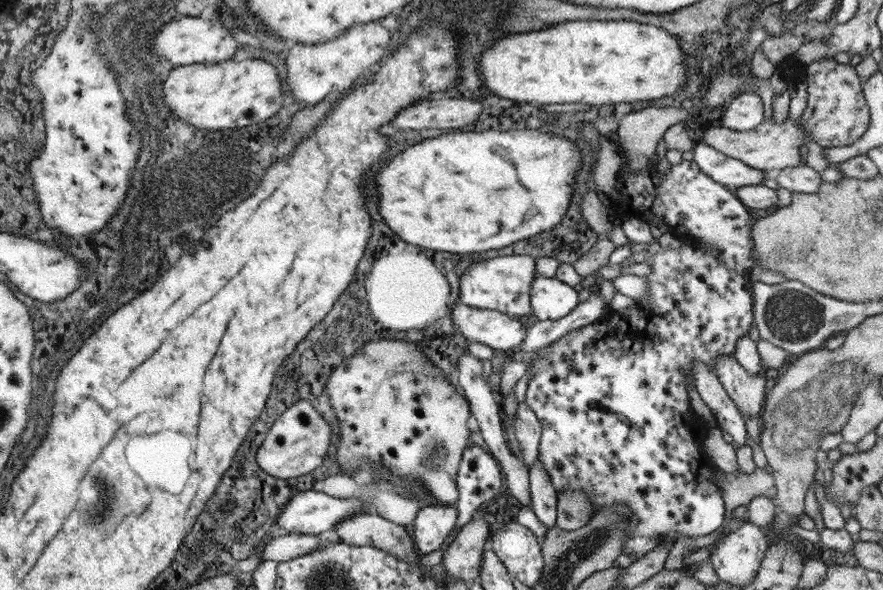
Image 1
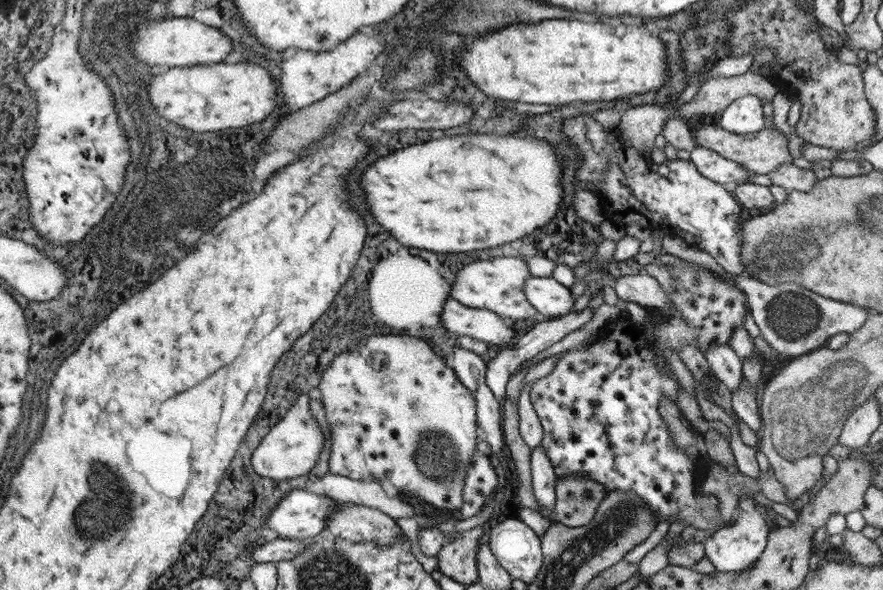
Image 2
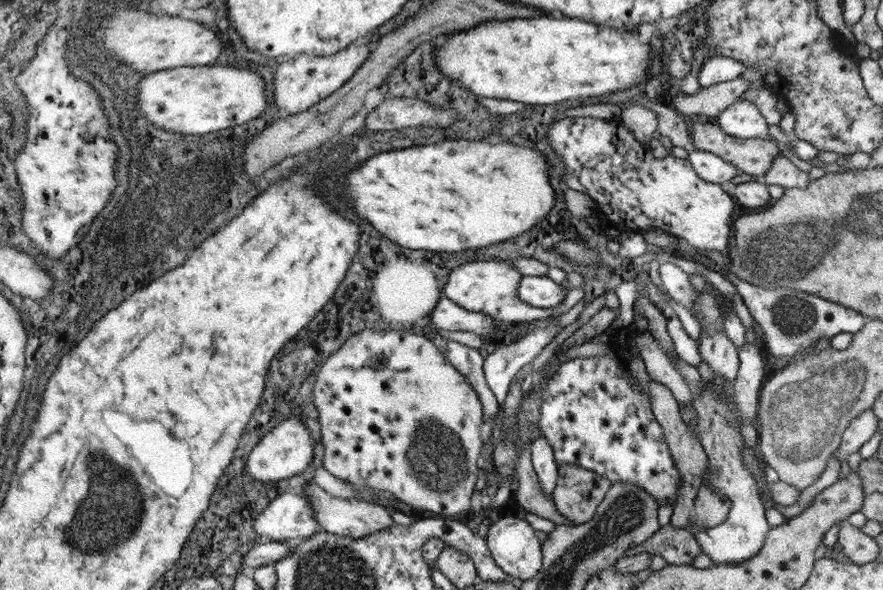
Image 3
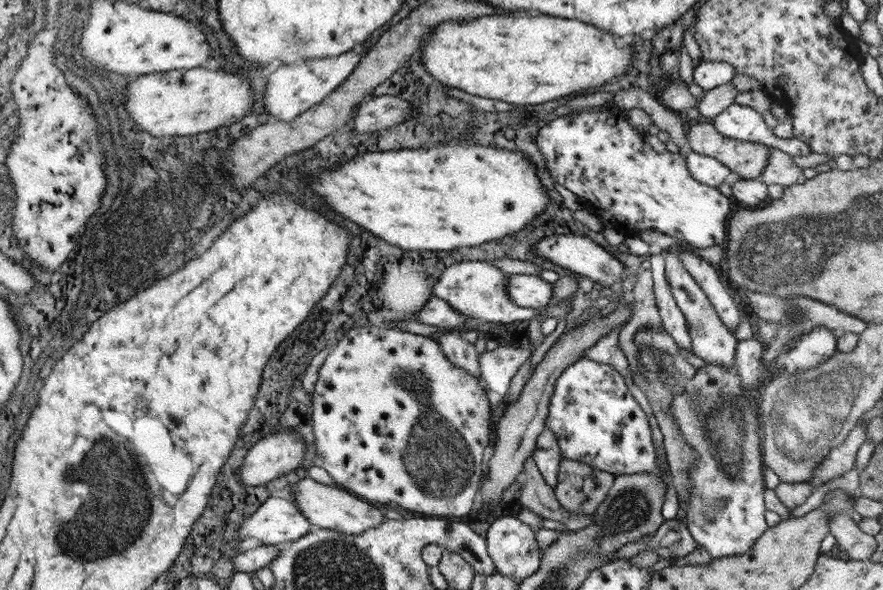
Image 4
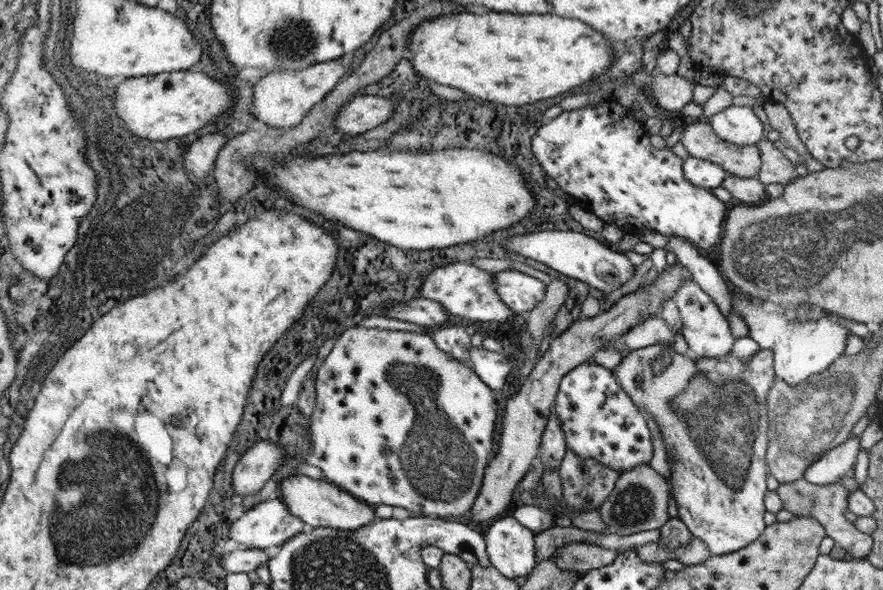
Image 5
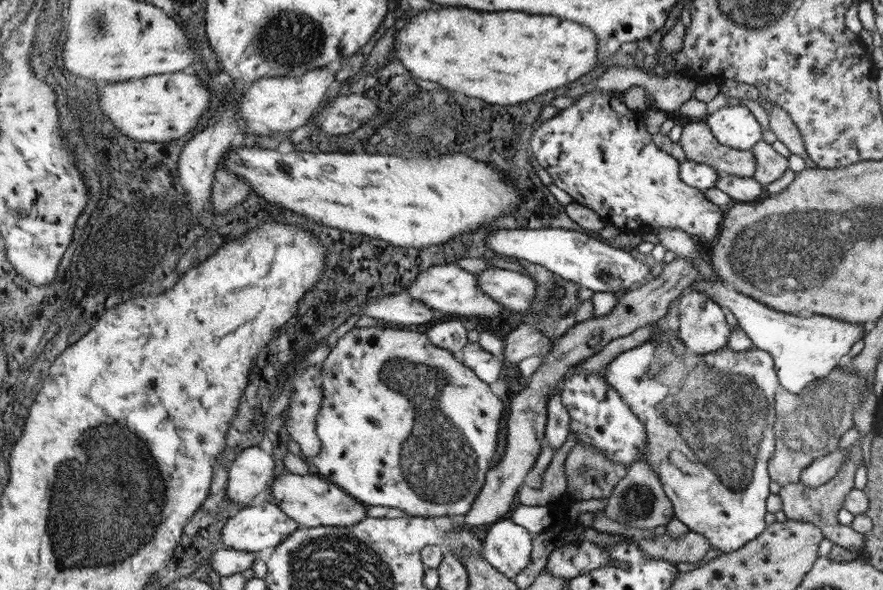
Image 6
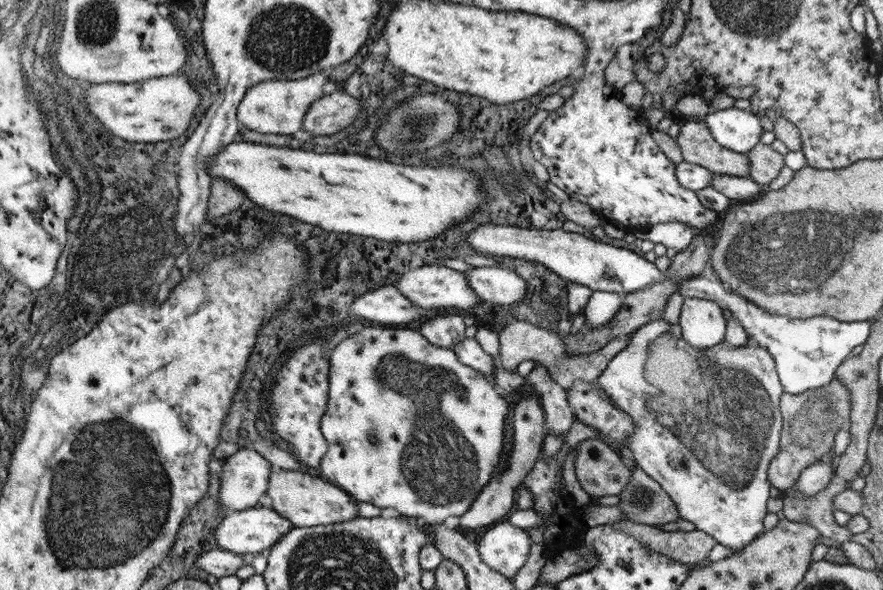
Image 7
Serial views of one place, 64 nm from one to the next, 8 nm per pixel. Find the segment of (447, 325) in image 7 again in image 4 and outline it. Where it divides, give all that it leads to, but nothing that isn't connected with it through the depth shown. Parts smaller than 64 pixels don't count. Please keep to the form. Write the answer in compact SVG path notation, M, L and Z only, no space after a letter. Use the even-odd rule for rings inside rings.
M445 330L443 336L435 336L435 342L439 344L441 352L453 366L463 368L467 374L475 376L483 386L479 376L479 354L473 350L473 344L461 338L459 330Z

